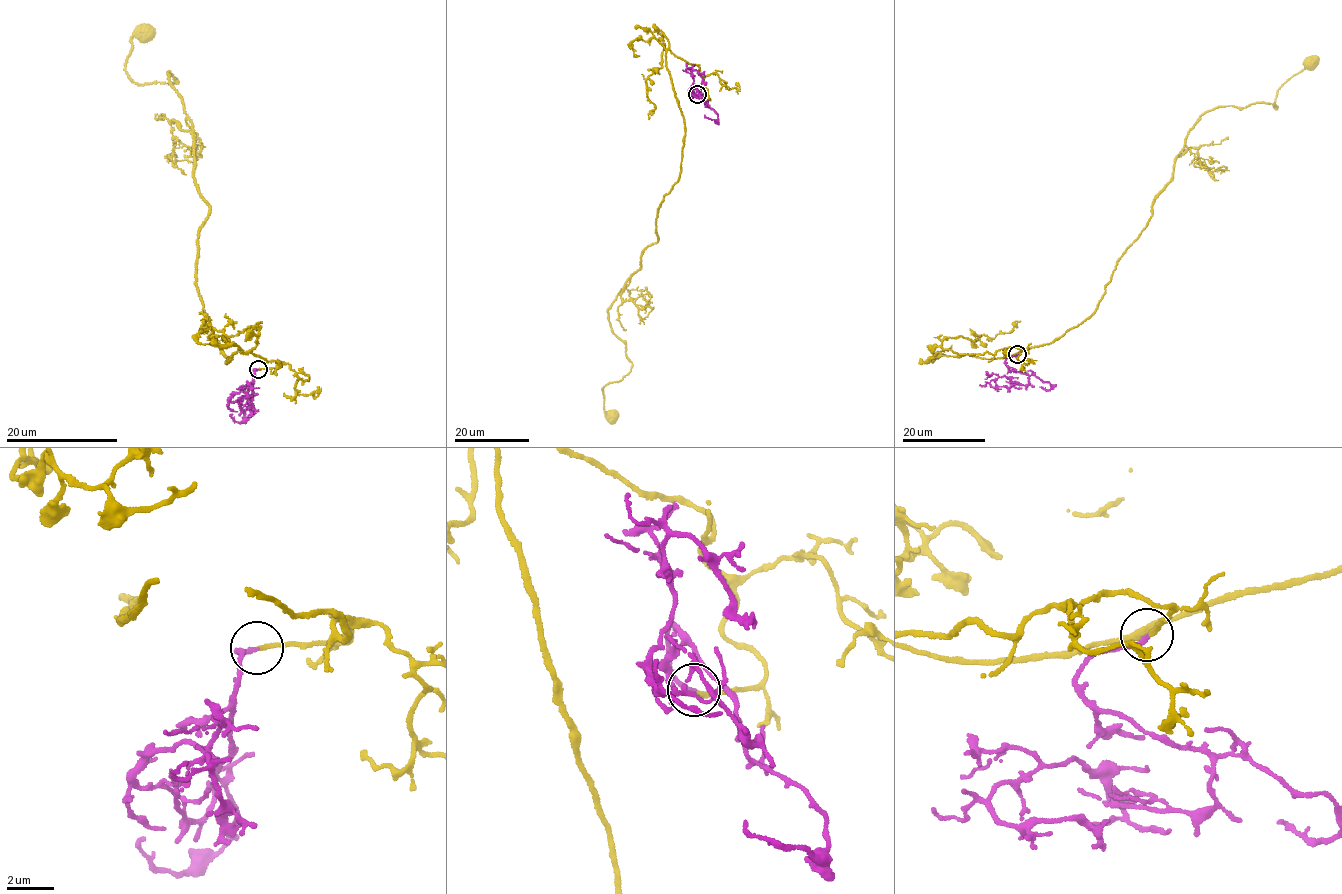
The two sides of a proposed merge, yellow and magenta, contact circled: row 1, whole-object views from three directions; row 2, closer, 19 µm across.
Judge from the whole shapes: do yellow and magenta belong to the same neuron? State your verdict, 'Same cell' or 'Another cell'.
Same cell

